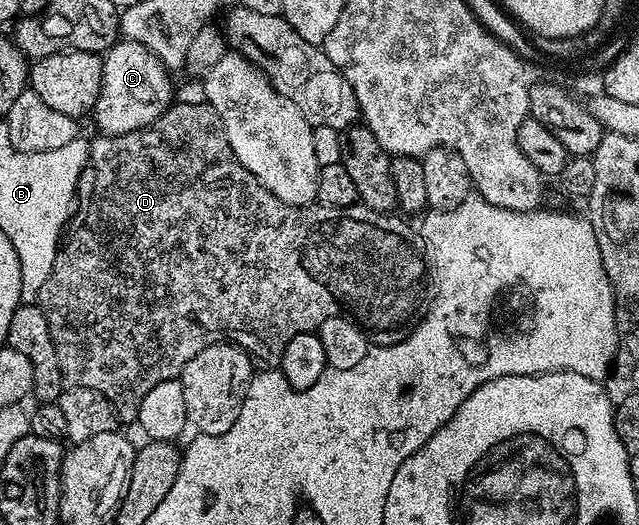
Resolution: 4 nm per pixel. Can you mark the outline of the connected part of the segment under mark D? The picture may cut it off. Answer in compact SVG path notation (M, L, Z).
M171 103L165 114L147 128L119 136L98 134L95 140L89 141L90 157L78 179L76 203L68 221L68 229L48 280L36 290L36 303L48 318L48 330L56 346L56 358L60 358L63 381L75 388L87 388L104 394L122 422L137 421L144 394L148 394L152 386L160 386L160 382L179 379L184 366L196 358L200 350L213 344L236 344L249 354L251 361L258 363L259 360L263 369L277 369L282 362L284 346L288 346L288 338L310 332L310 324L302 324L302 320L306 320L306 316L302 316L302 284L306 284L306 268L310 268L310 272L318 268L314 276L322 276L322 280L326 280L326 288L330 288L330 292L334 292L334 296L338 296L338 300L342 300L342 304L349 309L347 316L370 334L390 332L400 327L413 314L418 295L422 292L422 279L428 276L427 261L419 249L418 252L414 249L410 241L410 228L401 220L401 215L374 212L361 203L353 204L351 208L332 208L315 202L304 208L294 208L280 202L280 198L269 192L236 158L236 154L232 154L228 134L224 134L224 122L220 122L220 114L216 114L211 104L178 103Z

